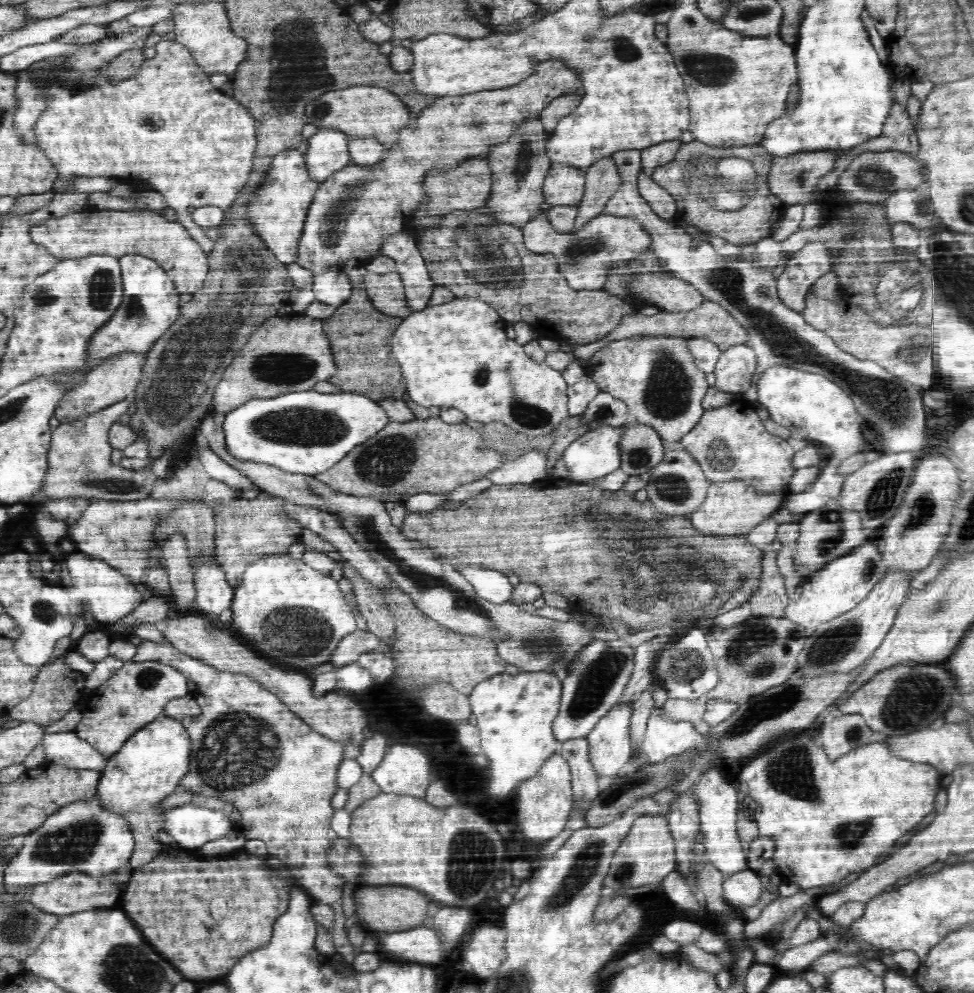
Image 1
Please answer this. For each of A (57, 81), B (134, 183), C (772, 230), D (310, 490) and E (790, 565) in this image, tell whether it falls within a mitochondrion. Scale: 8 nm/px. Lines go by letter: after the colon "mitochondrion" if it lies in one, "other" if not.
A: mitochondrion
B: other
C: other
D: mitochondrion
E: other

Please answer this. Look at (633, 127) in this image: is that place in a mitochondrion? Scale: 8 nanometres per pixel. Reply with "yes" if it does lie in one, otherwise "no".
no

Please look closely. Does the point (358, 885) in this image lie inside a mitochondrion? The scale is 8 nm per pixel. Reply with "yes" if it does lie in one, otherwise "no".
no

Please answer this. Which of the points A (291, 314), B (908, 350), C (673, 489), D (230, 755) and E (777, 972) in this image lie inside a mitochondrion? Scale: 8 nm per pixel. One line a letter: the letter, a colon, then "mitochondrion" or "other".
A: other
B: mitochondrion
C: mitochondrion
D: mitochondrion
E: other

